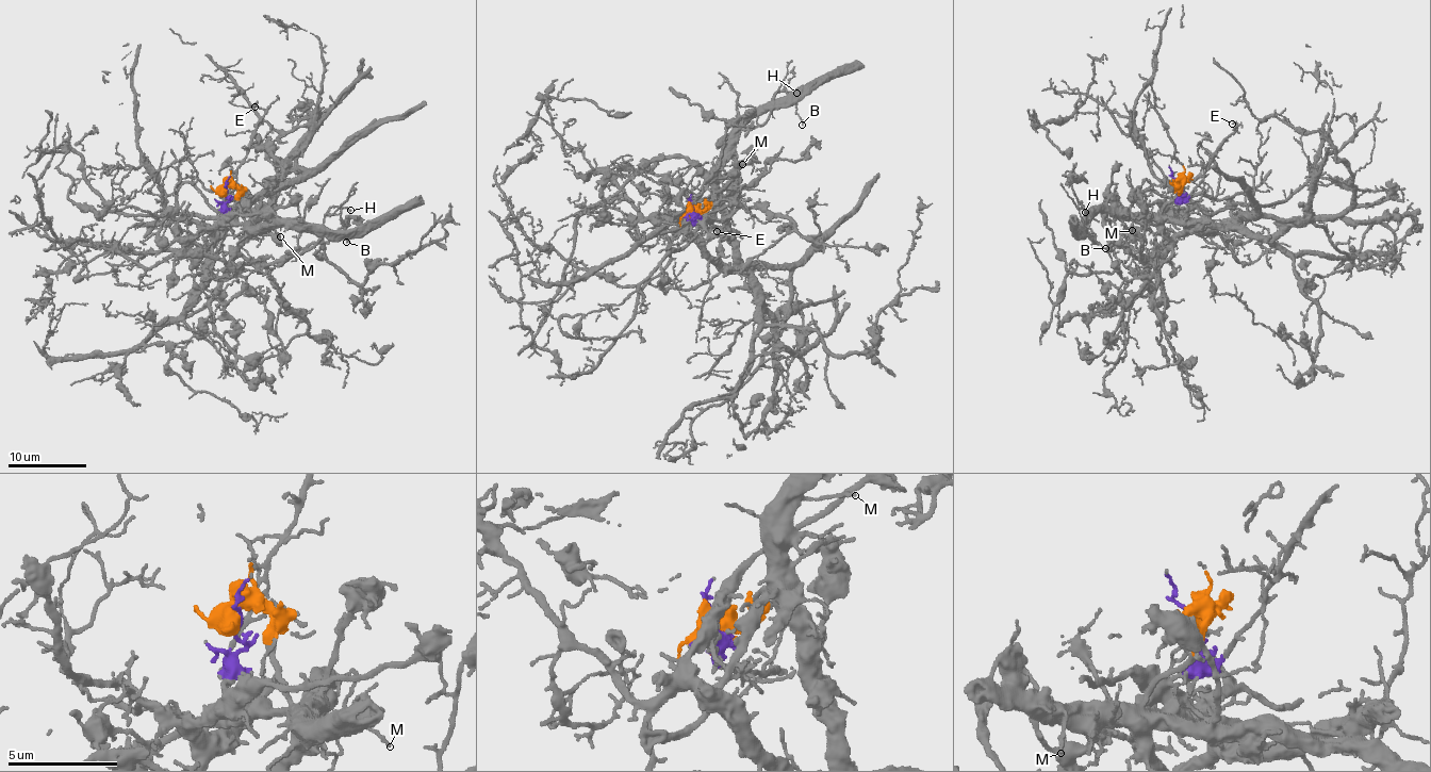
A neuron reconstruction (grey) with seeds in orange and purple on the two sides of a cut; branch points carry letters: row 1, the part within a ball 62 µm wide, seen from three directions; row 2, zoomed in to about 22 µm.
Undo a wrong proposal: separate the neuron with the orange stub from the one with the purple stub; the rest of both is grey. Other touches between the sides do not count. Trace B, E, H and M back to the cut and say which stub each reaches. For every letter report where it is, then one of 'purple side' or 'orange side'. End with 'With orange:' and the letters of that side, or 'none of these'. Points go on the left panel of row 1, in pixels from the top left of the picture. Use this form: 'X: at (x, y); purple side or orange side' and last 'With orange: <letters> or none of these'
B: at (346, 242); orange side
E: at (255, 107); purple side
H: at (350, 210); orange side
M: at (280, 236); orange side
With orange: B, H, M

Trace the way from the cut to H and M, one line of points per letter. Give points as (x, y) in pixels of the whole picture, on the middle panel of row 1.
H: (692, 210), (705, 211), (711, 196), (713, 165), (742, 129), (778, 92), (798, 93)
M: (692, 210), (705, 211), (711, 196), (713, 175), (728, 166), (742, 164)

